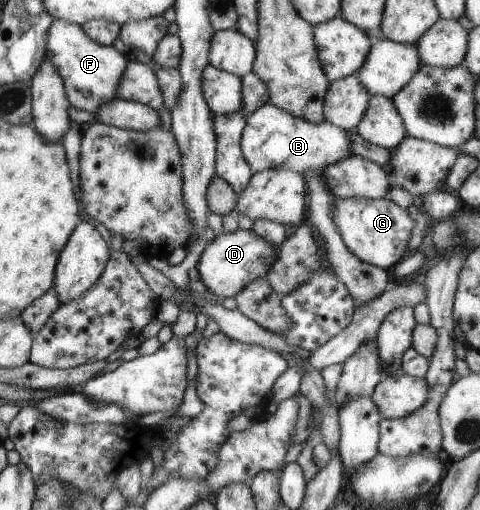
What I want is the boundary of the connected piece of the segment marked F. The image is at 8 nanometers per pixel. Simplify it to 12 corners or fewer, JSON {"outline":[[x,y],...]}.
{"outline":[[54,19],[45,58],[69,106],[95,114],[128,62]]}

